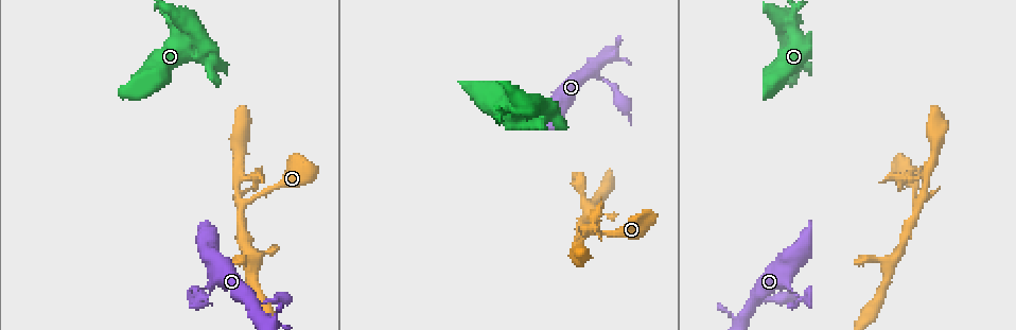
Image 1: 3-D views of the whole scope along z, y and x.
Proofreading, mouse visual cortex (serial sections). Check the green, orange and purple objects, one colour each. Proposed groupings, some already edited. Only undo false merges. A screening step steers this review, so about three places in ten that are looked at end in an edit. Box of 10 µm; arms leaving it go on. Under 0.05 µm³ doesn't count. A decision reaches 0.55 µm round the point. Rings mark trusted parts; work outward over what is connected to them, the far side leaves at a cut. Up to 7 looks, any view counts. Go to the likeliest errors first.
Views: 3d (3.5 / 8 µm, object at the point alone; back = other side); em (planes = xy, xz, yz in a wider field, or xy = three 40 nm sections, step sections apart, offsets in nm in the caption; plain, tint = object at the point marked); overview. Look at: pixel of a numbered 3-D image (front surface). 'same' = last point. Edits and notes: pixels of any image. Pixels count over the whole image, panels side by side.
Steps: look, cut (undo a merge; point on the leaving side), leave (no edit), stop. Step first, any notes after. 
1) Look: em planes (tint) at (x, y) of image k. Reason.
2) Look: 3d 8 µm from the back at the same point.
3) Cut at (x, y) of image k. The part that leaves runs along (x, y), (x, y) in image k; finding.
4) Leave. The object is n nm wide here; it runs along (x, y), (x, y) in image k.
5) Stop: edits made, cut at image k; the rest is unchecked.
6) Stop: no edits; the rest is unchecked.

Look: 3d 3.5 µm from the back at (795, 292) of image 1. Calibre changes.

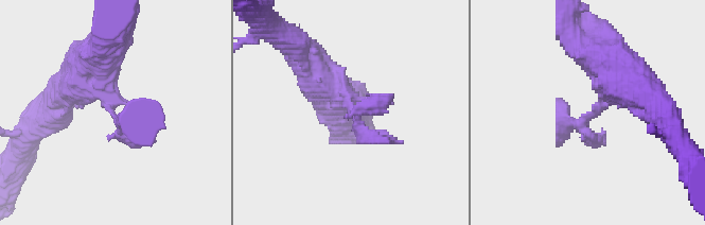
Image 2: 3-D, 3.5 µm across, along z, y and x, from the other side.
Look: em planes (plain) at (112, 110) of image 2.

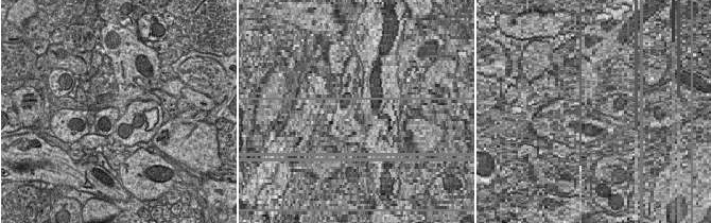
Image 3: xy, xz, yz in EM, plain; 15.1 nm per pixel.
Look: em planes (tint) at the same point. With the object marked.

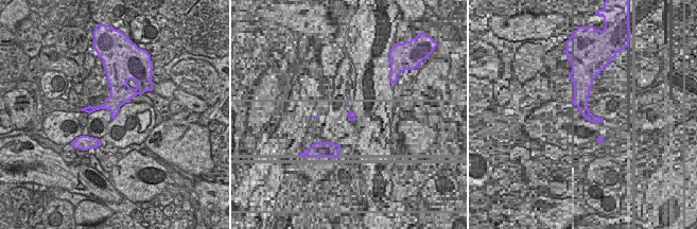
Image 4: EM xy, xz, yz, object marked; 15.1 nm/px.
Leave. The object is 240 nm wide here; it runs along (305, 57), (360, 131), (390, 139) in image 2; continuous, no second cell.

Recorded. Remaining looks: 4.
Look: 3d 3.5 µm at (253, 305) of image 1. Sharp bend.

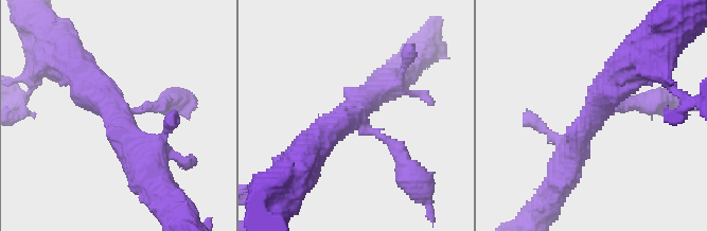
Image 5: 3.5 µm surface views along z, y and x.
Look: em xy step 5 (tint) at (598, 114) of image 5. 3 arms meet here; the arms are 200, 400, 450 nm wide.

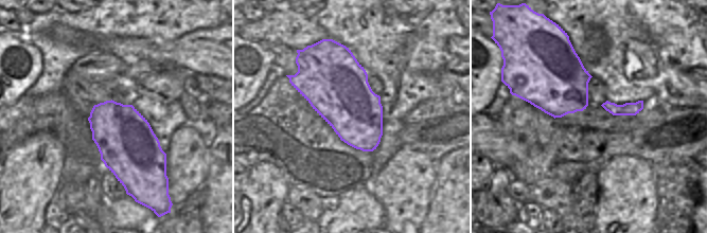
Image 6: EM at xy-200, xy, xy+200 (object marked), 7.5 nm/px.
Leave. It runs along (74, 67), (129, 144), (156, 150) in image 5; continuous, no second cell.

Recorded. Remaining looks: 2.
Look: 3d 3.5 µm at (171, 23) of image 1. Thick turns thin.

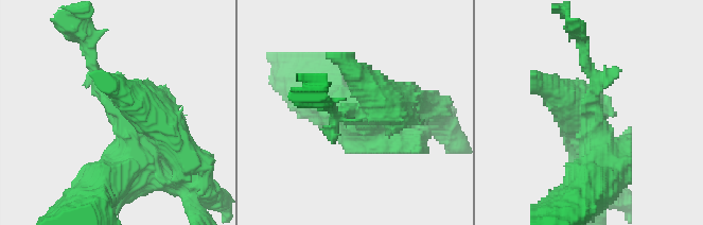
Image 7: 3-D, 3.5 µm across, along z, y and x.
Look: em xy step 1 (tint) at (592, 110) of image 7.

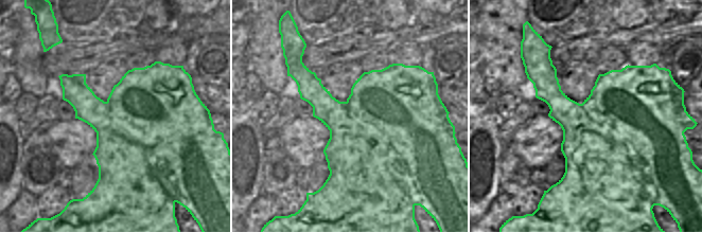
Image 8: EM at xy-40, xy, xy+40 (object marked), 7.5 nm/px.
Cut at (141, 86) of image 7. The object is 700 nm wide here; a border runs along (106, 102), (158, 180) in image 8; two cells meet here.

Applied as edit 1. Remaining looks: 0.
Stop: edits made, cut at image 7; the rest is unchecked.

